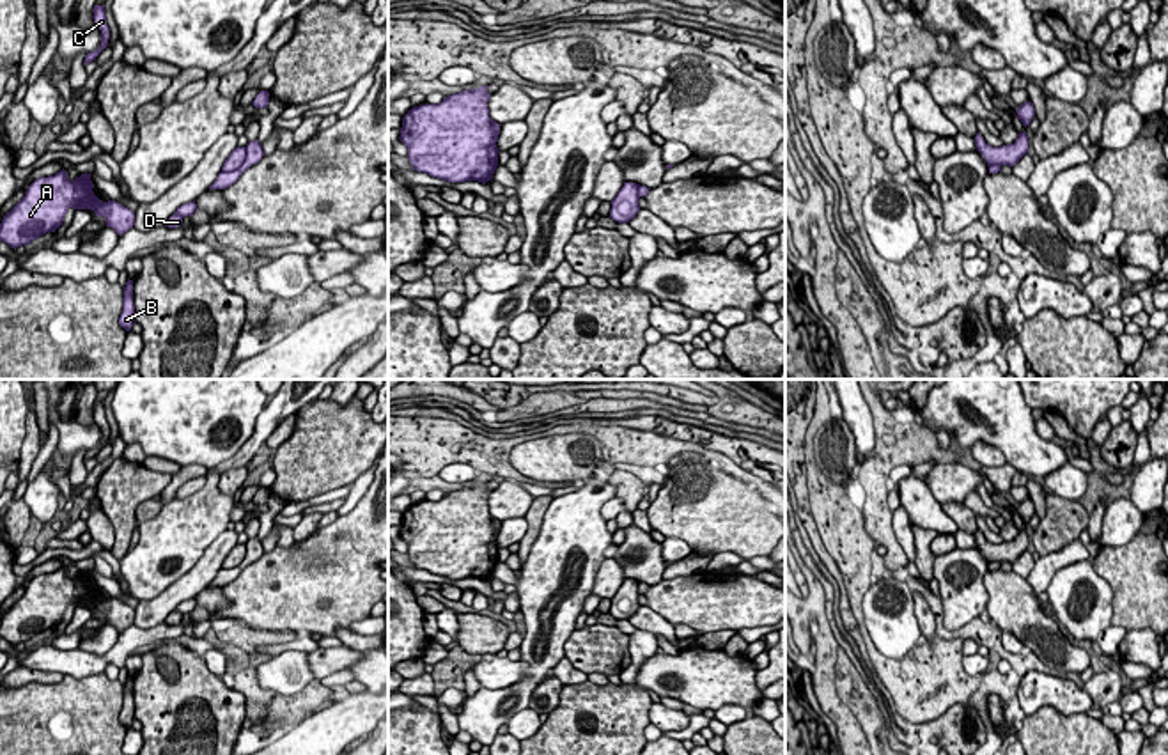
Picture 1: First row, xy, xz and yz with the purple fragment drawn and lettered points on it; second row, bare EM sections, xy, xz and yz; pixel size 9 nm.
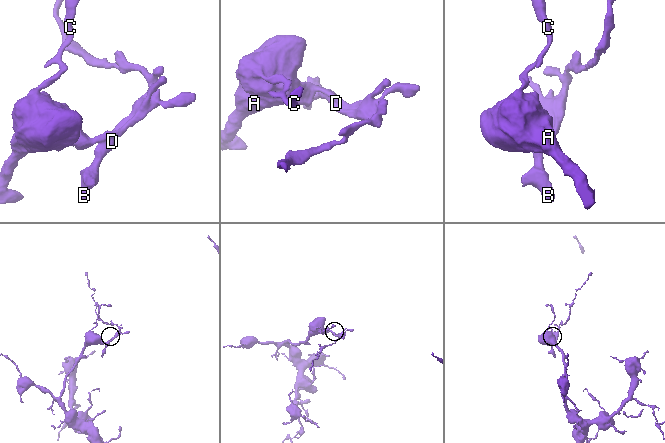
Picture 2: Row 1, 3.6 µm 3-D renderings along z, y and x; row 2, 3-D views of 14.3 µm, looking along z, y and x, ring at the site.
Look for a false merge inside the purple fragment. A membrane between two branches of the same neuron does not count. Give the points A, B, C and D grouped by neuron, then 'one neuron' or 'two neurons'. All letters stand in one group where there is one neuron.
A C / B D; two neurons

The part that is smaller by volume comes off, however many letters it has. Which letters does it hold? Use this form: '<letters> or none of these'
B, D

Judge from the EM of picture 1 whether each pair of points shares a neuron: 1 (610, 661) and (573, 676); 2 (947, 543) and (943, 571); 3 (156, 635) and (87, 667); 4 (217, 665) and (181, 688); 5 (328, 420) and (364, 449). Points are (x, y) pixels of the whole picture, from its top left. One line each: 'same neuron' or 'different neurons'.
1: different neurons
2: different neurons
3: same neuron
4: different neurons
5: same neuron

